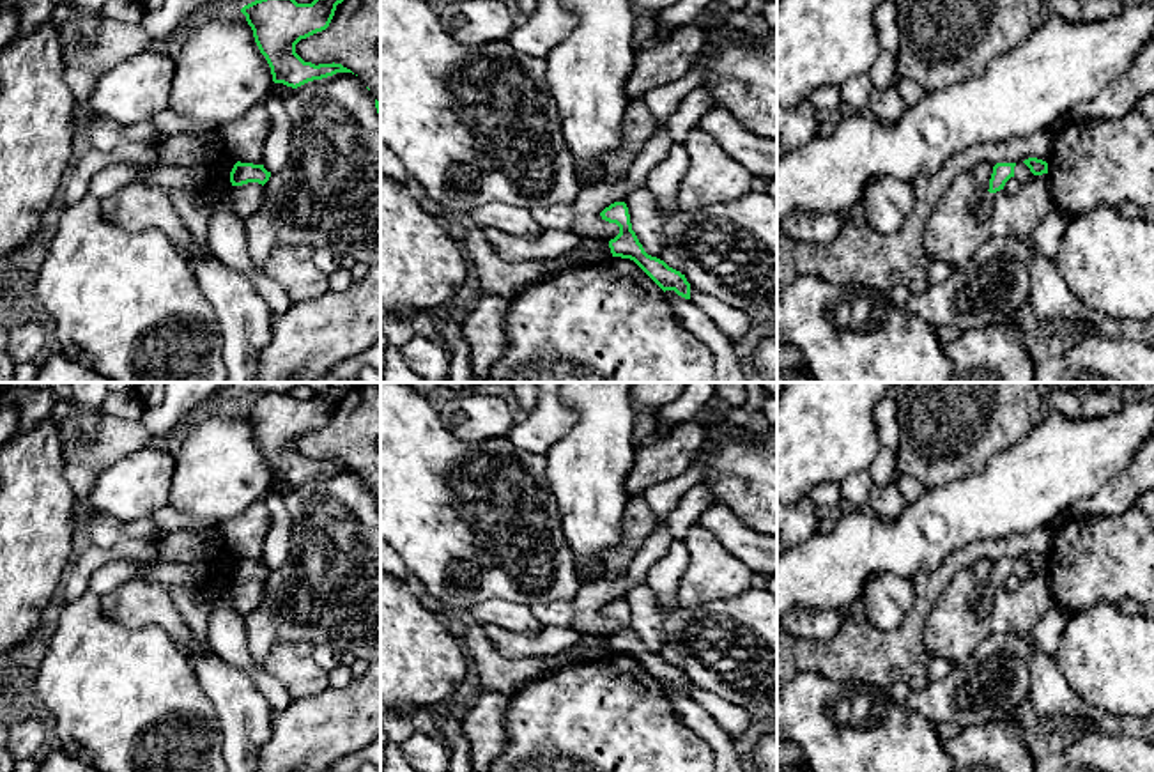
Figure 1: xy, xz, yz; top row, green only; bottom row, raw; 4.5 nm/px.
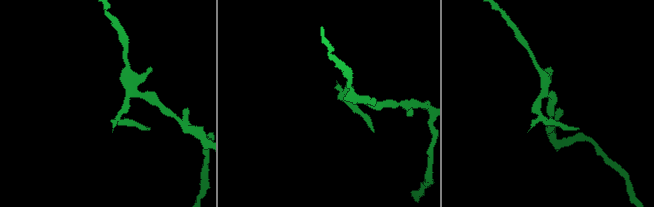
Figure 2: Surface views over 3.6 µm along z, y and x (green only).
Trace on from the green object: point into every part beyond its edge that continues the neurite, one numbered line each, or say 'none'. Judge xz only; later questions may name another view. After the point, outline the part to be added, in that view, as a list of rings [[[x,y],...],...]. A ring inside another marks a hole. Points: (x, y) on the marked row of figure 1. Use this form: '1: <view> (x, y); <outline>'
none

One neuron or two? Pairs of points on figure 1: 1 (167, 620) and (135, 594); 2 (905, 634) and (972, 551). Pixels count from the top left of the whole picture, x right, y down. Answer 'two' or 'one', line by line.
1: one
2: one

